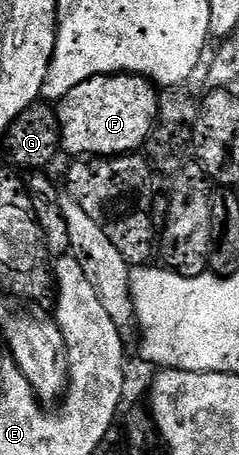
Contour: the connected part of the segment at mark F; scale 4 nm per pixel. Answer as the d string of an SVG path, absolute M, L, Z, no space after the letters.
M95 76L74 86L74 90L55 105L60 123L60 147L72 158L107 158L135 153L143 149L156 124L159 109L157 89L143 76Z

